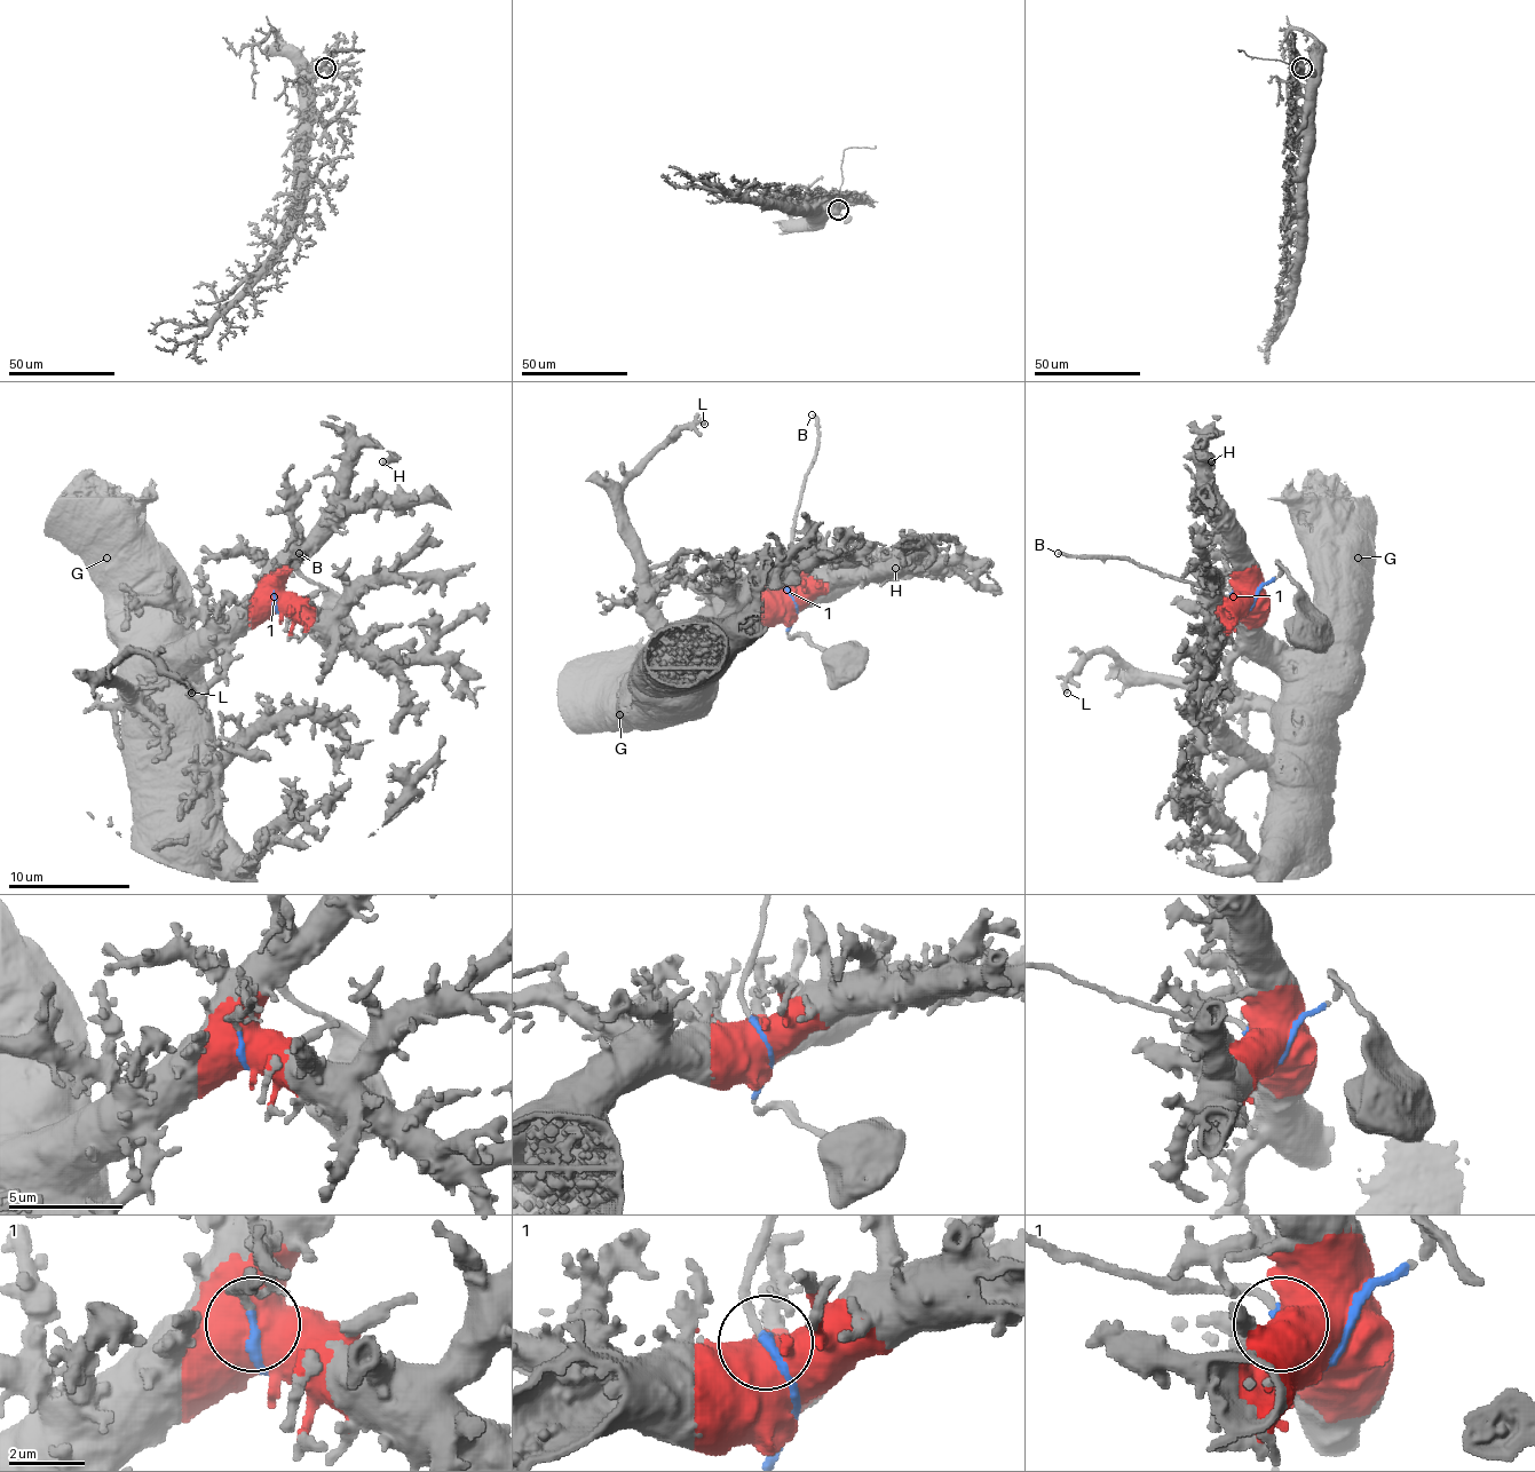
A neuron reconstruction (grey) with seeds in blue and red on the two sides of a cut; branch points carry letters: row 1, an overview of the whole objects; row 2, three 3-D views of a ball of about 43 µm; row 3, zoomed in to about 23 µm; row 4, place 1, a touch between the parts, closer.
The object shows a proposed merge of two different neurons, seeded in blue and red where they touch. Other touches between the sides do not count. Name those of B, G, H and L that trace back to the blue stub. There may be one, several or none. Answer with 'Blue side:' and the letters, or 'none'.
Blue side: B

